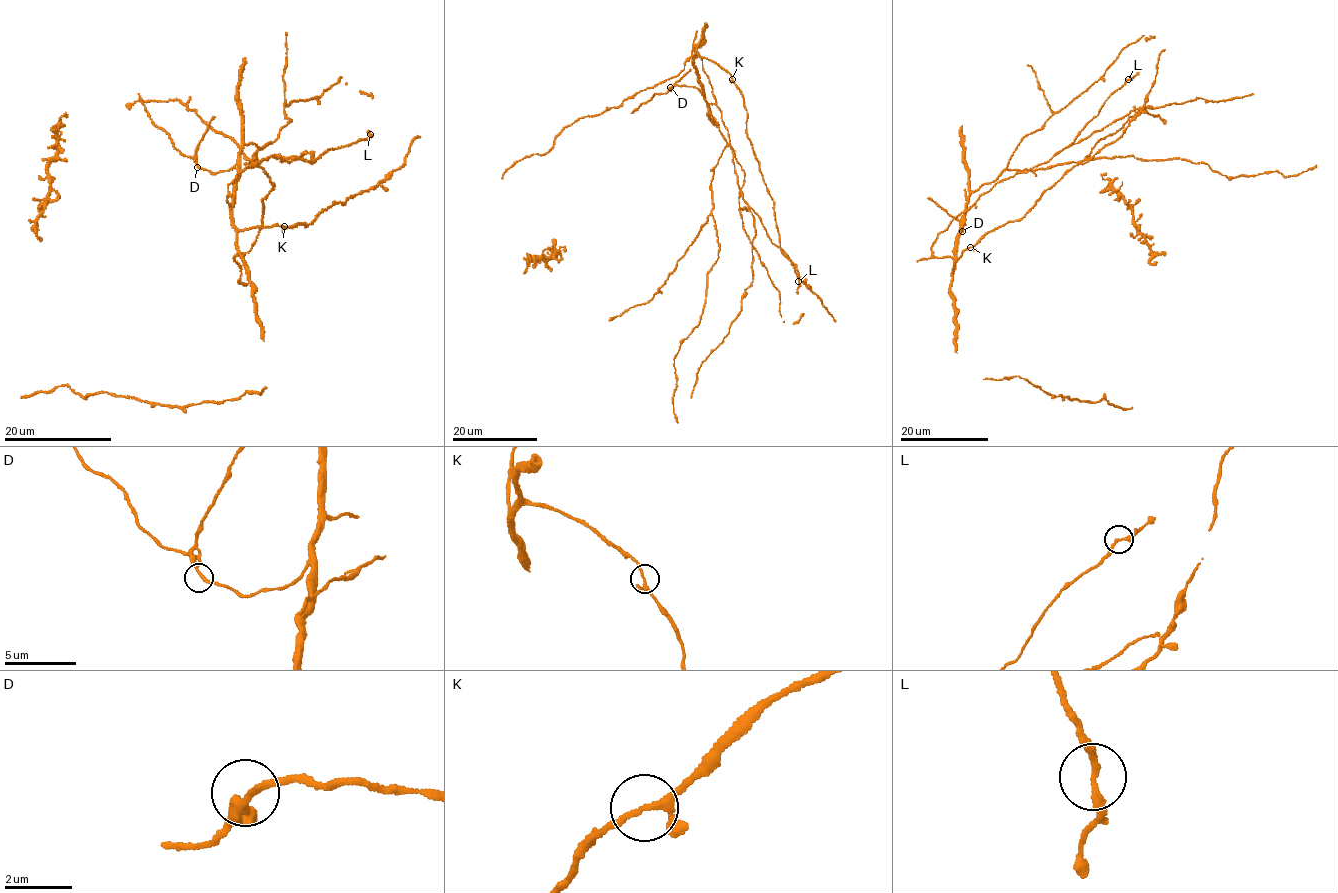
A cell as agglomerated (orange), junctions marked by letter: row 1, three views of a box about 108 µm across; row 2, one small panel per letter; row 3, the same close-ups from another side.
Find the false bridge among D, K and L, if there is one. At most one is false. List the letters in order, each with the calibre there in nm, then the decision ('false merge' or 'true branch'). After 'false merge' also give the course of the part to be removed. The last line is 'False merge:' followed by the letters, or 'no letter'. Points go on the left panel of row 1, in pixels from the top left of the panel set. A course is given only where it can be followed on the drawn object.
D: 150 nm | true branch
K: 160 nm | true branch
L: 180 nm | true branch
False merge: no letter

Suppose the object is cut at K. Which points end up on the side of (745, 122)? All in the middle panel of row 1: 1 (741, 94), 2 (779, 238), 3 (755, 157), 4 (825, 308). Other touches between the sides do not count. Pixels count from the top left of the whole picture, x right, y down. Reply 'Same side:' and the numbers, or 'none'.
Same side: 1, 2, 3, 4

